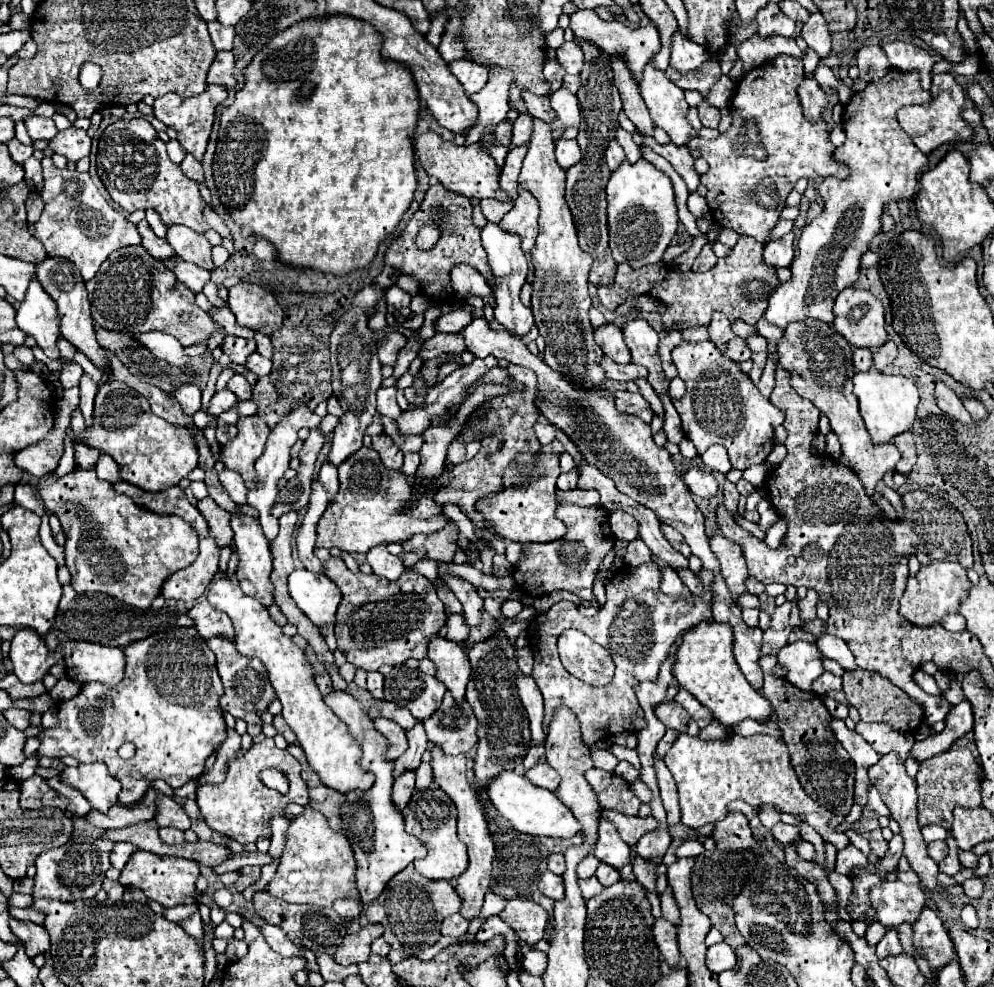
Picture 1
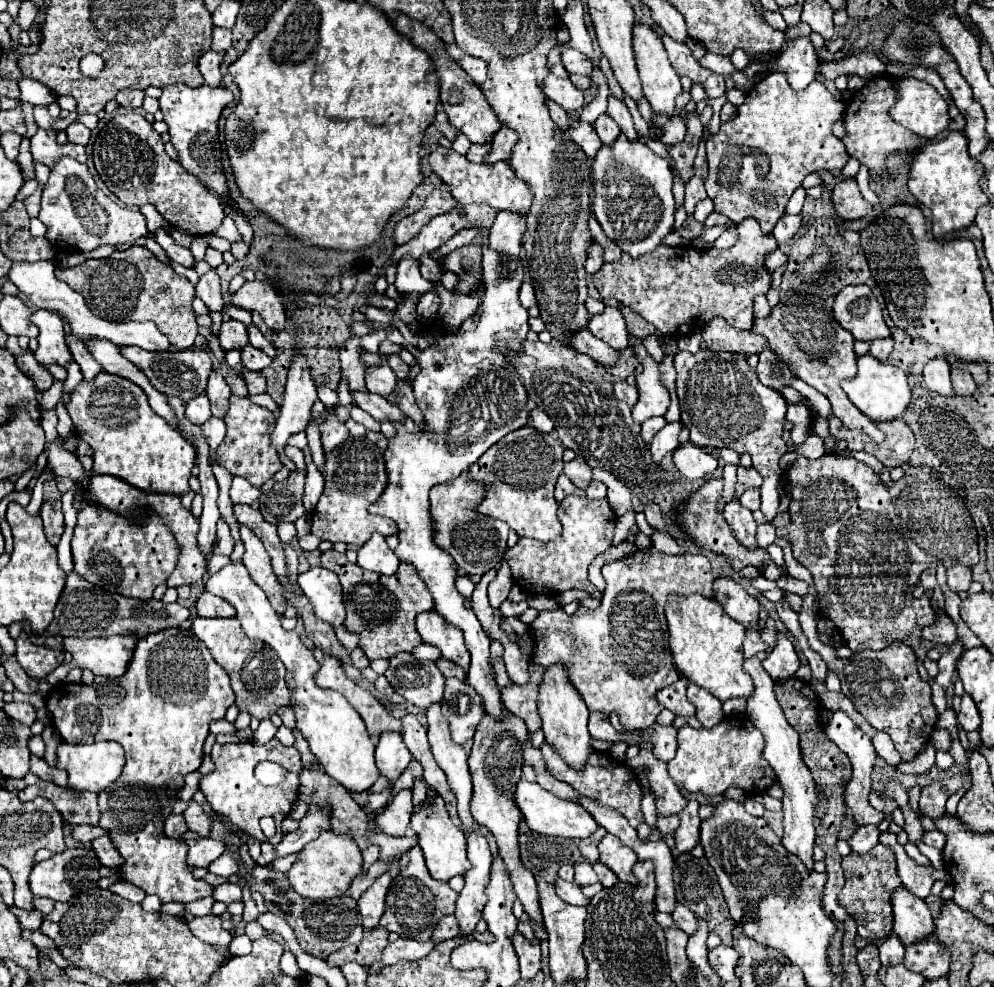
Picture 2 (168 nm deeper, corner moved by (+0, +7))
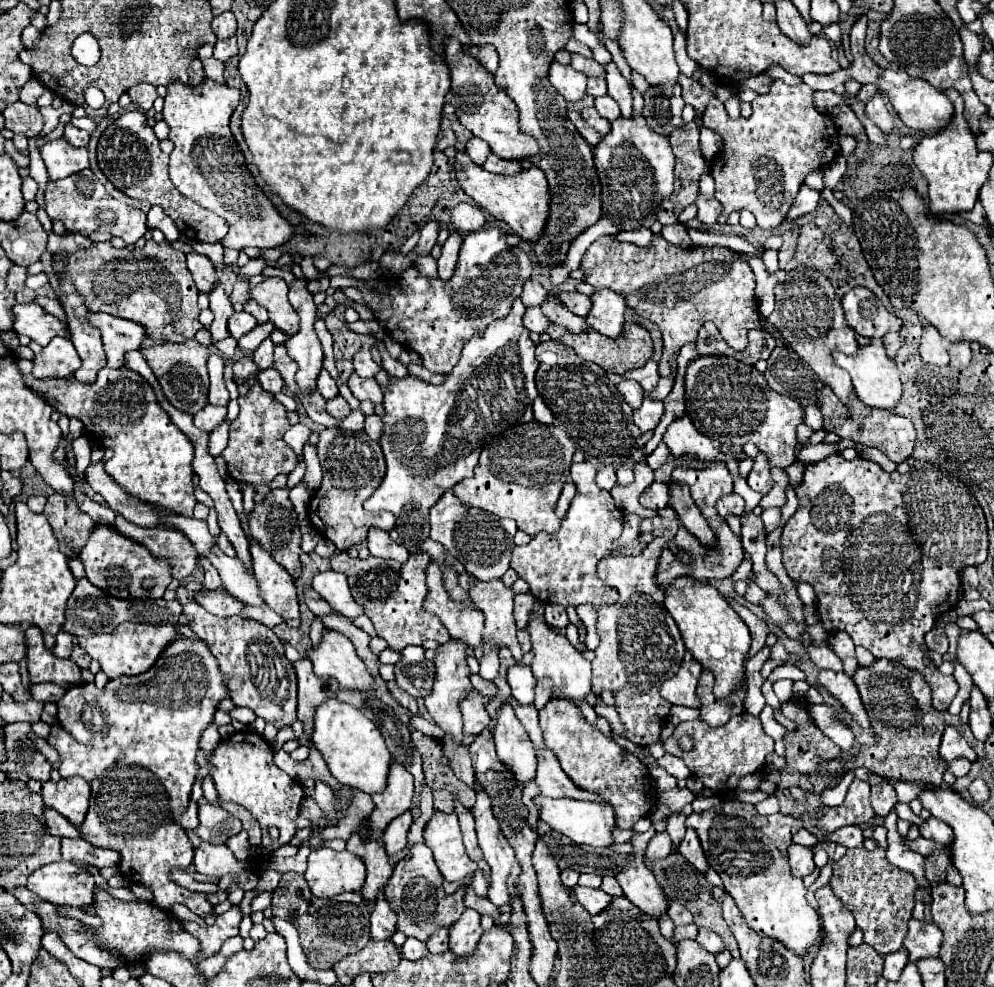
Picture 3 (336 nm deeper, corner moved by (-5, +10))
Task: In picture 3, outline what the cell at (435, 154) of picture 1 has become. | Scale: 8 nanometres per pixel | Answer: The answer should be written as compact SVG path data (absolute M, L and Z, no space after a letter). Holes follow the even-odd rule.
M456 153L454 169L456 169L460 187L482 209L486 209L498 221L504 221L506 225L510 225L522 239L536 241L536 237L542 233L544 221L548 217L548 203L550 203L546 175L538 167L522 169L516 175L496 175L496 173L484 171L480 165L470 161L470 157L466 153Z

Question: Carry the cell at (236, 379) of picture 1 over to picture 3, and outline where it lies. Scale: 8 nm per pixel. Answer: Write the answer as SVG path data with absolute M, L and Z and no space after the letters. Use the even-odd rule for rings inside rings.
M264 369L258 373L256 379L262 385L262 389L268 393L278 393L284 387L284 381L282 381L280 373L276 373L276 369Z

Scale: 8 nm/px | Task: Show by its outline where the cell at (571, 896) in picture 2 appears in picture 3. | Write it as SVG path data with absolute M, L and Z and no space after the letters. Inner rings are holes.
M576 885L572 887L578 903L590 913L590 915L596 915L600 913L600 909L606 909L608 907L608 901L612 899L608 893L604 893L602 889L592 889L592 887L582 887L582 885Z

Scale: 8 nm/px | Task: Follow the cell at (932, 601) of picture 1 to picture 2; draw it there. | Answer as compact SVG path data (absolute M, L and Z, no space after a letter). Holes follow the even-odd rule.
M953 566L947 570L947 584L955 594L965 594L971 586L971 568Z

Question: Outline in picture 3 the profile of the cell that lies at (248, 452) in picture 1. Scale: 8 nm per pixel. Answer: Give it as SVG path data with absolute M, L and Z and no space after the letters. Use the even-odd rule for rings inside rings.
M248 379L246 383L250 383L252 389L248 395L238 397L240 415L230 423L230 441L222 451L222 457L228 463L228 473L232 479L262 485L270 483L280 473L290 473L296 467L296 455L282 439L282 435L290 429L286 407L278 403L274 395L260 389L256 379Z

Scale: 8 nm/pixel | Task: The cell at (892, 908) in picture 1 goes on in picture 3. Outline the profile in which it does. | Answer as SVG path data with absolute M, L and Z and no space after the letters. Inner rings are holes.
M910 917L908 935L904 939L904 949L910 955L910 961L918 961L924 957L938 957L942 933L934 923L918 921Z

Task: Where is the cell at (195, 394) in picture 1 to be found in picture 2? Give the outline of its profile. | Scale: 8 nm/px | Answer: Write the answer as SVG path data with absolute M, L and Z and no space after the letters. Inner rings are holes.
M203 394L203 396L197 396L193 398L187 406L185 406L185 416L187 420L191 420L191 424L203 424L211 418L211 408L209 408L209 398Z

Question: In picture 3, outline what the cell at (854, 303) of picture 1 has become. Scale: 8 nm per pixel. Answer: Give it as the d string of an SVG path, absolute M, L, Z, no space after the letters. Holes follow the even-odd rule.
M852 287L842 297L846 323L862 337L882 339L890 331L898 331L902 321L888 313L882 301L864 287Z

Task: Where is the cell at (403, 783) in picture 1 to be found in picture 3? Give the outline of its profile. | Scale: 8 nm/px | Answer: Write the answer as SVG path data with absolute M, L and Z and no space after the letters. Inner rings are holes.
M406 811L402 815L398 815L396 819L392 819L388 823L388 827L384 829L384 835L382 835L382 841L384 841L384 847L386 847L386 853L392 855L392 853L398 853L404 849L406 845L406 833L412 825L412 813Z

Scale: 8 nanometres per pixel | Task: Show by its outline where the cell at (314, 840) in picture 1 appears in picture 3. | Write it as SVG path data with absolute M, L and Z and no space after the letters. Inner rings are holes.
M320 847L308 857L308 869L304 879L308 881L310 891L328 899L344 891L360 891L364 885L366 867L358 855L350 851L334 851L328 847Z

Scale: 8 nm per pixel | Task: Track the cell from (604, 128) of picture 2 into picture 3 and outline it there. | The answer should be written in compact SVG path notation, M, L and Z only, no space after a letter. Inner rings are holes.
M602 95L602 97L596 97L596 111L600 117L608 119L610 123L614 123L618 117L620 117L620 109L616 105L616 101L608 95Z

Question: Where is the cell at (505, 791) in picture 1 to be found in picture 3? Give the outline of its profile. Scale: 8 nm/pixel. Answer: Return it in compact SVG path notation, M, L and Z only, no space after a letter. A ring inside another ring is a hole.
M538 795L534 801L540 809L538 819L548 823L554 831L566 835L574 843L584 843L584 845L594 845L594 847L608 847L614 843L612 829L616 827L616 821L614 821L614 811L610 805L576 801L576 799L550 799L544 795Z

